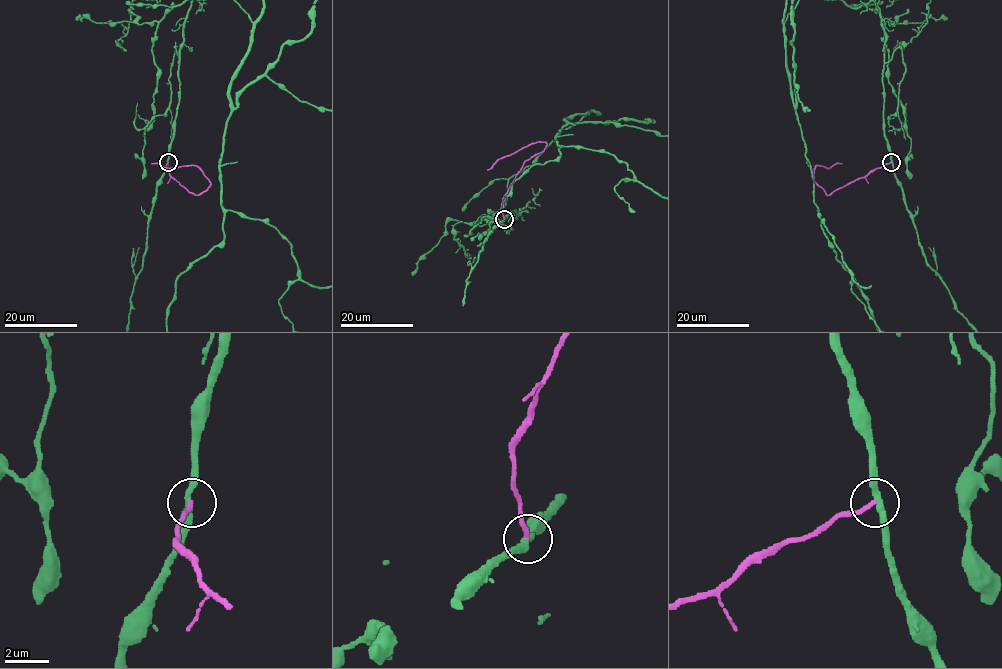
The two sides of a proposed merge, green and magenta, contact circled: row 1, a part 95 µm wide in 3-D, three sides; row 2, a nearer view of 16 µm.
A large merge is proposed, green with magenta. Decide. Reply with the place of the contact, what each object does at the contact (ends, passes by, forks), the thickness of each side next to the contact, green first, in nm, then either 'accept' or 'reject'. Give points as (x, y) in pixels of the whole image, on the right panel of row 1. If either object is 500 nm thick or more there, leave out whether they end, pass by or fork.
(891, 162) | green passes by | magenta ends | 300/200 nm | reject

